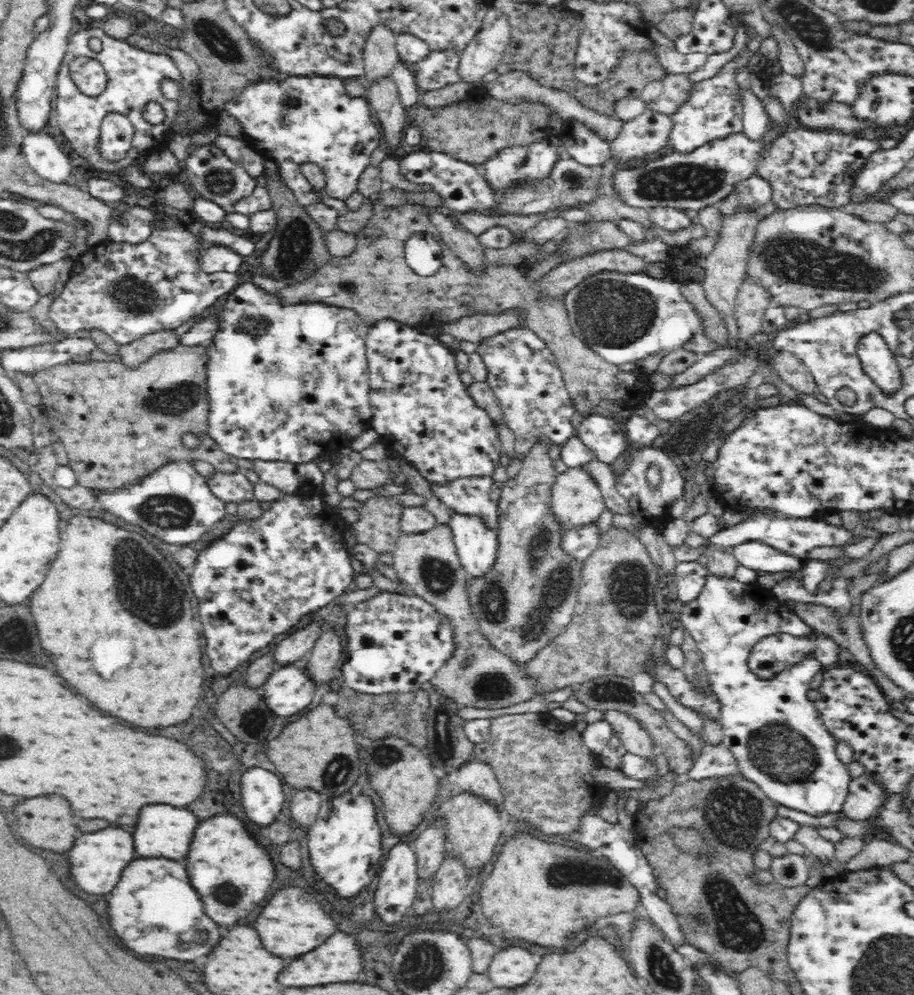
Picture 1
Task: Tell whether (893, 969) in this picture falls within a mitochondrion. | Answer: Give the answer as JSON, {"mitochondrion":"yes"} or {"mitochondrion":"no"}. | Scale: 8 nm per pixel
{"mitochondrion":"yes"}

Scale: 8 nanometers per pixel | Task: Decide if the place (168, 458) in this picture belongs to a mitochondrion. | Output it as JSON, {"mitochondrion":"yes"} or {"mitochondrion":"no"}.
{"mitochondrion":"no"}

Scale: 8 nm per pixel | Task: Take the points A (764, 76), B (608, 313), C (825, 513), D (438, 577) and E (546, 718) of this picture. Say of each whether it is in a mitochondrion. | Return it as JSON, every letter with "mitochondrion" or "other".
{"A":"other","B":"mitochondrion","C":"other","D":"mitochondrion","E":"other"}

